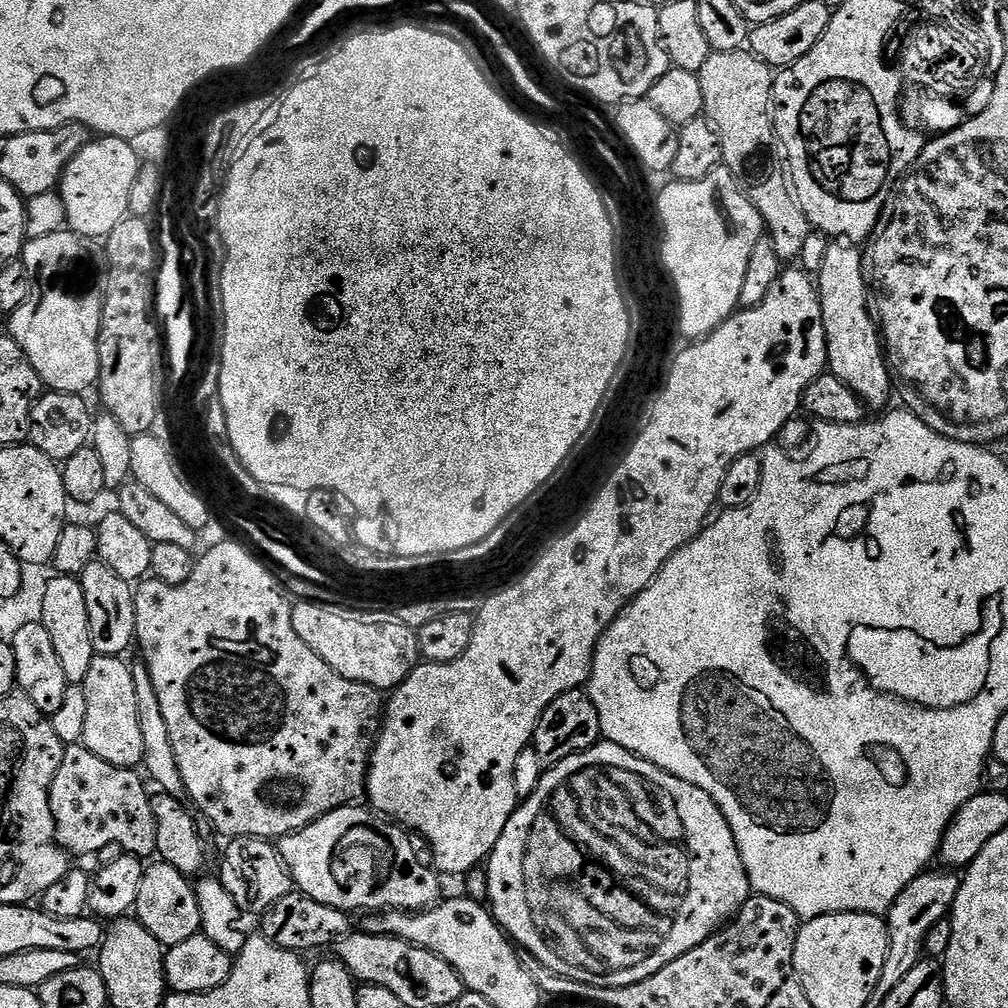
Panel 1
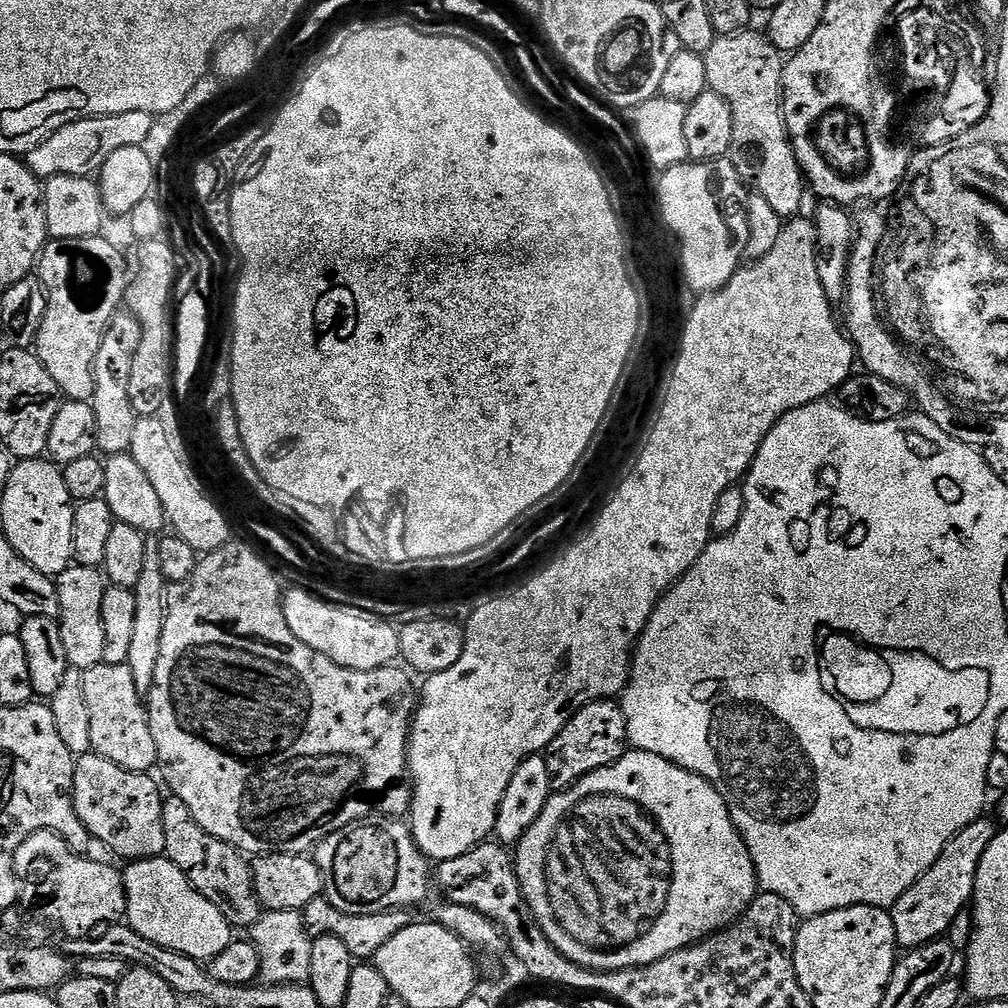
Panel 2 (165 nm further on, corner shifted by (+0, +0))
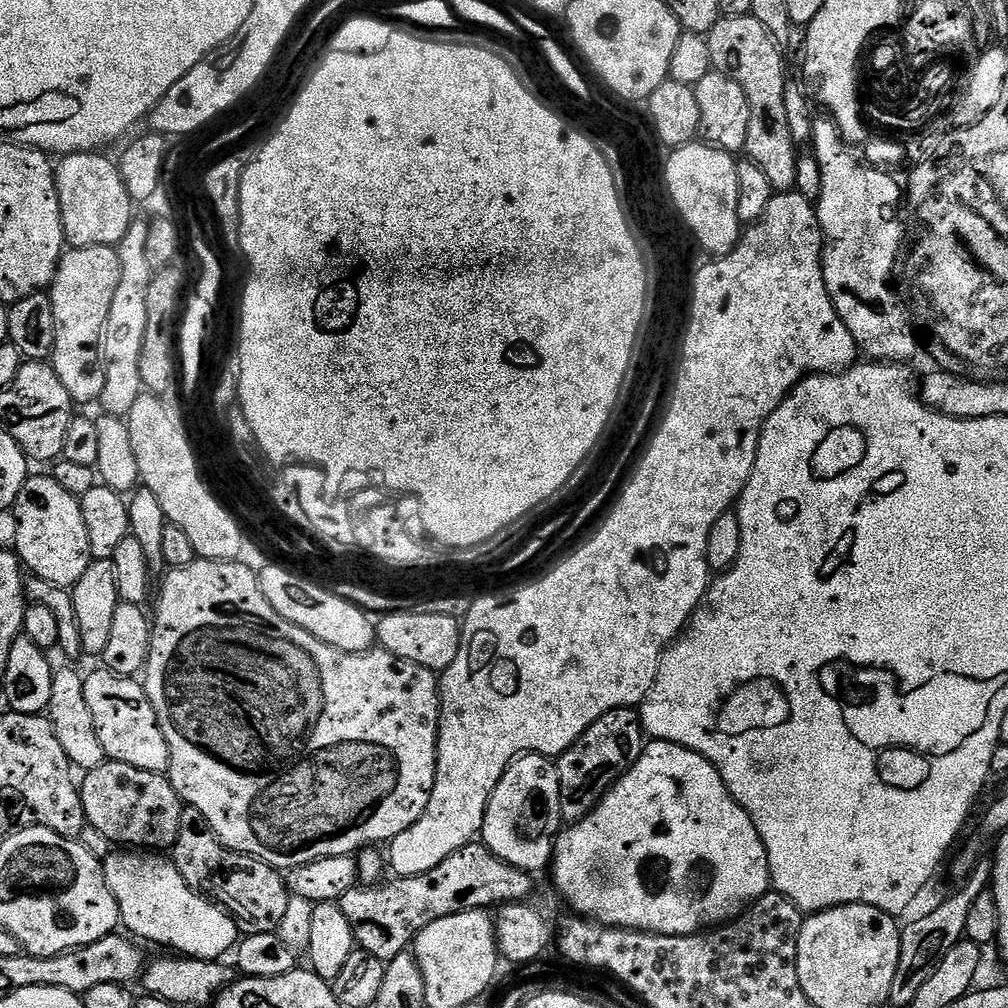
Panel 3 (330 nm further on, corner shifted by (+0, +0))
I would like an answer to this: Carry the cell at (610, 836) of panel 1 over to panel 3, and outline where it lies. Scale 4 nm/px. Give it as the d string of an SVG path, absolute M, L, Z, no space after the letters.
M649 739L644 746L644 753L634 762L634 766L600 799L598 806L586 818L569 823L556 837L556 848L552 852L550 873L560 896L573 908L575 915L587 918L597 924L609 928L634 928L638 932L657 932L663 936L694 936L701 930L713 926L723 926L741 916L762 899L770 890L768 874L768 855L764 849L762 838L750 822L750 814L734 802L730 790L726 790L726 782L718 774L718 770L709 760L702 758L694 750L686 746L678 746L674 742Z

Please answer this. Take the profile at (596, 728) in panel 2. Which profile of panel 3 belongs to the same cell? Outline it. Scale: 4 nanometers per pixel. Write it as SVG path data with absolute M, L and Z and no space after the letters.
M615 708L610 714L602 714L574 746L570 746L555 761L558 770L558 782L560 783L560 815L565 821L575 822L586 818L598 806L598 802L609 790L622 779L625 774L638 762L638 758L644 753L646 733L640 724L640 714L636 708Z

